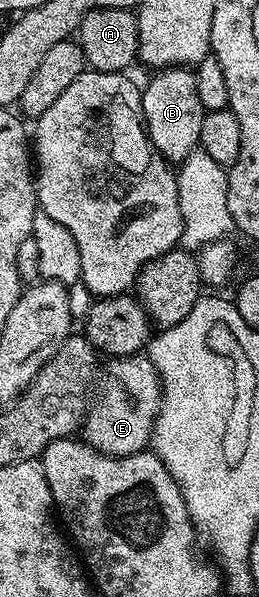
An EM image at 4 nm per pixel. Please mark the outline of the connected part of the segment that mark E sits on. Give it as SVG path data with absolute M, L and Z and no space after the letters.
M143 352L130 354L128 358L111 358L109 364L119 370L119 383L107 387L103 397L90 405L87 417L81 423L82 441L97 452L114 458L142 454L148 449L163 399L159 373Z

